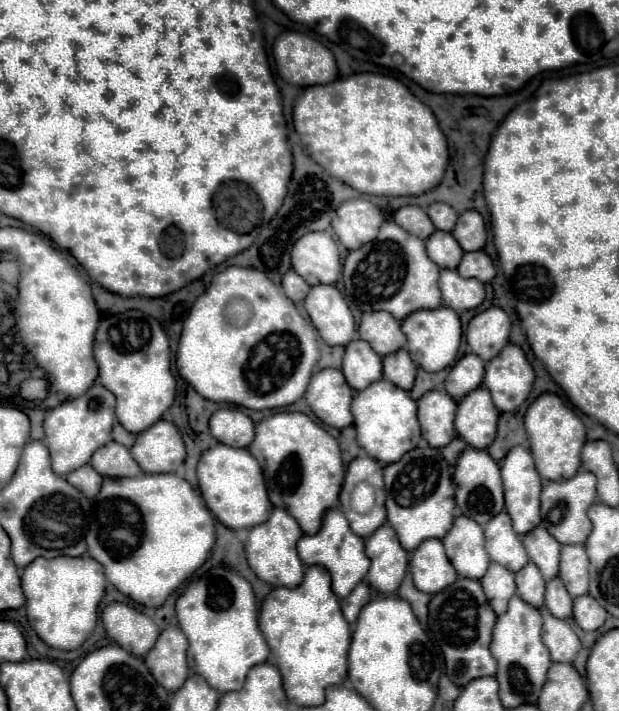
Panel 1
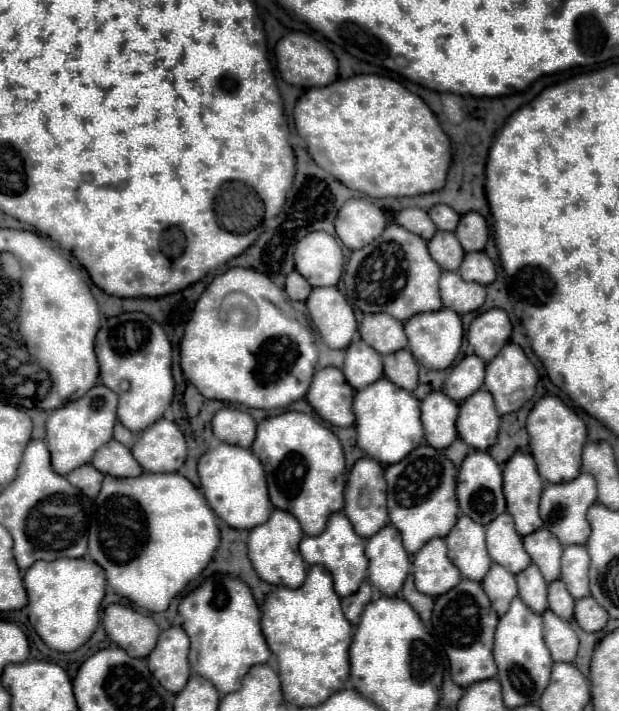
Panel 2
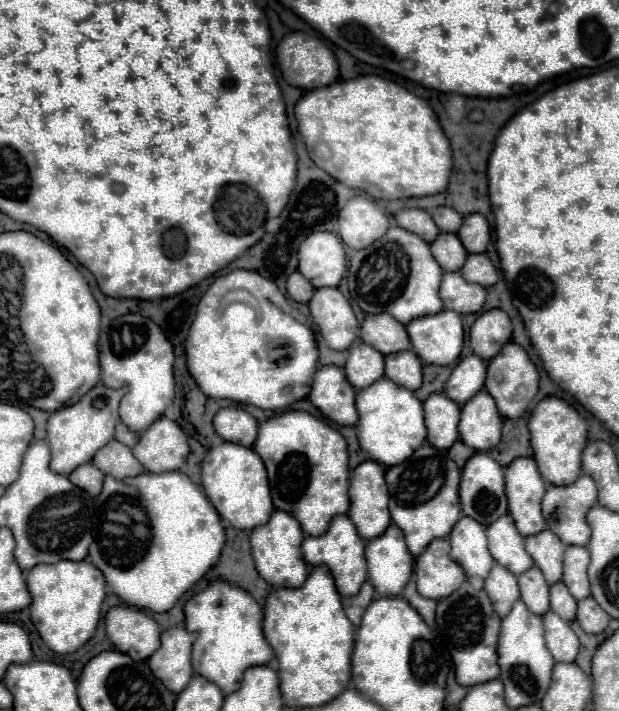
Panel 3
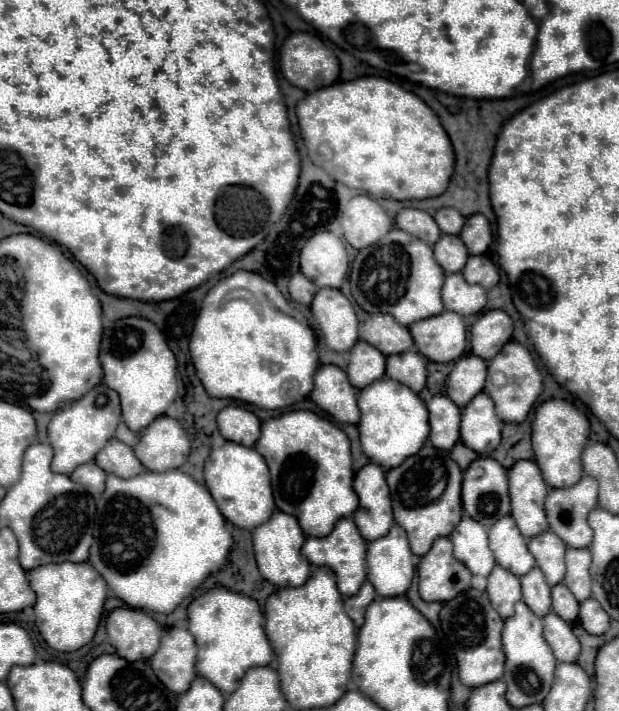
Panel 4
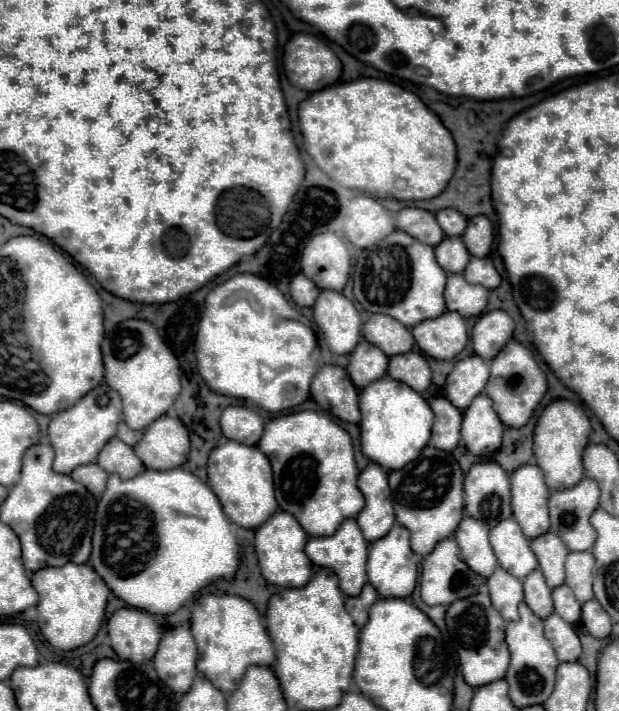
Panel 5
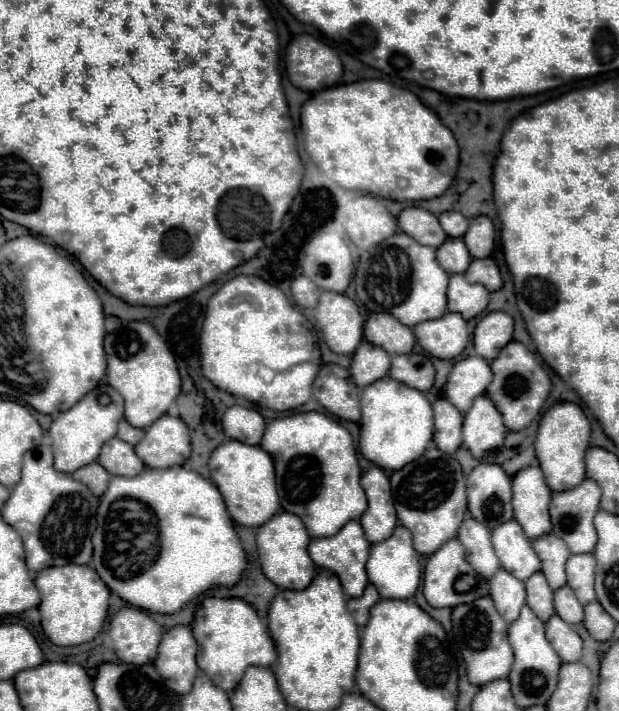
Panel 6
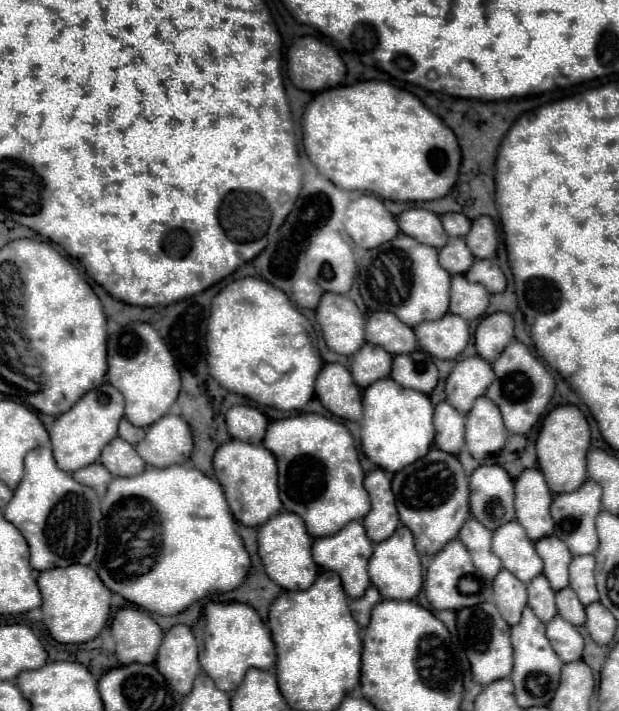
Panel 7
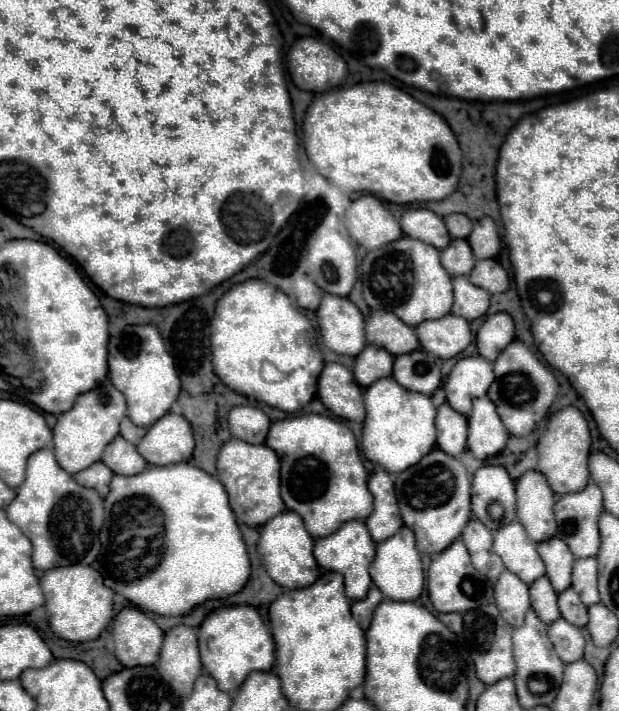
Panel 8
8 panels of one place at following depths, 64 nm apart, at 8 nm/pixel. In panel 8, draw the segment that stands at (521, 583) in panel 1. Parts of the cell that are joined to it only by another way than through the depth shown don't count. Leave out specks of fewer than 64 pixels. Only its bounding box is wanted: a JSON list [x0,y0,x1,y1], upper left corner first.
[530,576,560,624]

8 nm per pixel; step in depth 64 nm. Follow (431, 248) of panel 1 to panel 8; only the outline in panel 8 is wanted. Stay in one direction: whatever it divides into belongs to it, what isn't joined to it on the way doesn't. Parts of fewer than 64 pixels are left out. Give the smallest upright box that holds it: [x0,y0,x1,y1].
[440,240,474,276]

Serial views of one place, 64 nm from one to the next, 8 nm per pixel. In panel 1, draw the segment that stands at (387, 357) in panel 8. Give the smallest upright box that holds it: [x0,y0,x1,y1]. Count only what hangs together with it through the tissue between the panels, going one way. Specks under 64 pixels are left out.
[342,340,382,390]

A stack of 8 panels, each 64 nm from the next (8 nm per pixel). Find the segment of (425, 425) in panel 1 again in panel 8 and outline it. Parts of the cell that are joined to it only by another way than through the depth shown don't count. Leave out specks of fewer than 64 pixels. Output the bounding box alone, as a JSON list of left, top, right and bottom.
[436,404,468,456]

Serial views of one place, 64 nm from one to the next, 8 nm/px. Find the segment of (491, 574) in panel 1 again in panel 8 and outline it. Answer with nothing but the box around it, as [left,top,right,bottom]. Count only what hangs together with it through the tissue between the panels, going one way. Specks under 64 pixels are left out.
[496,570,530,626]

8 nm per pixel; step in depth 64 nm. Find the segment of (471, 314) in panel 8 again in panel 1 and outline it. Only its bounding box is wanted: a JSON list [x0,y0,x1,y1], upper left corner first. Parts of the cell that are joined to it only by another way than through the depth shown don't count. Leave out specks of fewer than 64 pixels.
[440,270,486,312]

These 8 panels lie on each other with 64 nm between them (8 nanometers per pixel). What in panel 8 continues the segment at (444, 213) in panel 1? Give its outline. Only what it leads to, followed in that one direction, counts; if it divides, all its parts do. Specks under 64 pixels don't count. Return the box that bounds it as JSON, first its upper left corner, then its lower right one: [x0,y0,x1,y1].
[444,214,472,238]

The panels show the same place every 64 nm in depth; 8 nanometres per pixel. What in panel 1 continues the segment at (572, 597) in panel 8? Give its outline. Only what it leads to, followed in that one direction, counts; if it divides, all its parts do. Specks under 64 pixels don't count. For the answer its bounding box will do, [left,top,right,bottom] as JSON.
[546,578,574,620]

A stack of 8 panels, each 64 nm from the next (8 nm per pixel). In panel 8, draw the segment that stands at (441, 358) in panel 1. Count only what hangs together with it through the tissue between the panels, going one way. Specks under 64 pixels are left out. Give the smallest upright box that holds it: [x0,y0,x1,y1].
[416,314,472,358]

